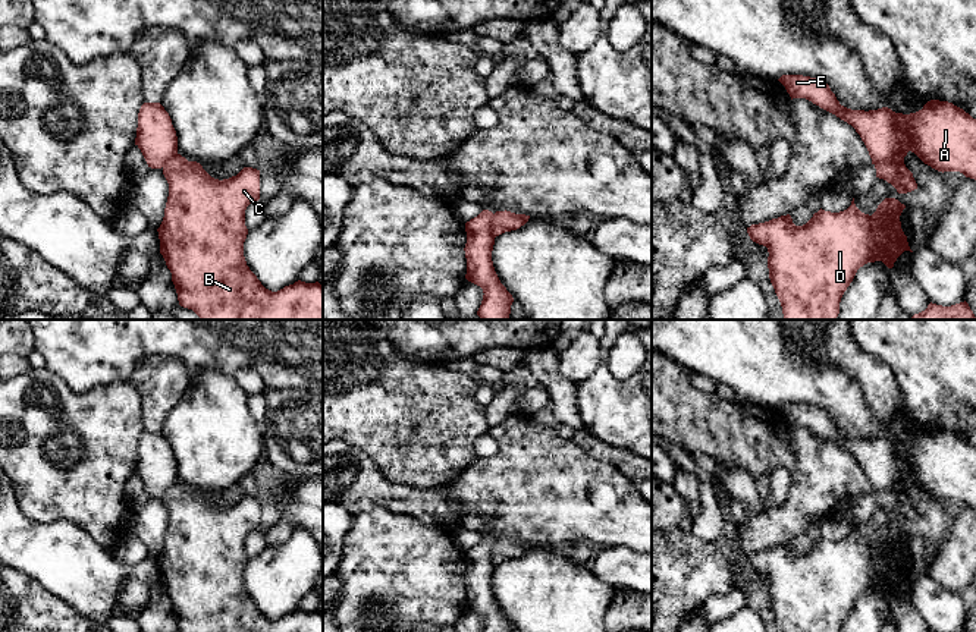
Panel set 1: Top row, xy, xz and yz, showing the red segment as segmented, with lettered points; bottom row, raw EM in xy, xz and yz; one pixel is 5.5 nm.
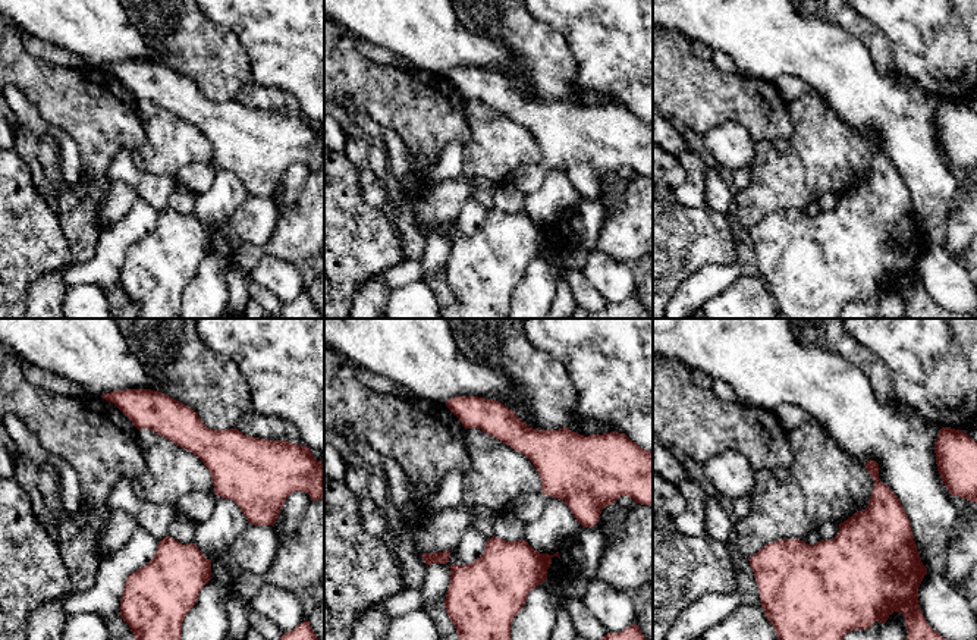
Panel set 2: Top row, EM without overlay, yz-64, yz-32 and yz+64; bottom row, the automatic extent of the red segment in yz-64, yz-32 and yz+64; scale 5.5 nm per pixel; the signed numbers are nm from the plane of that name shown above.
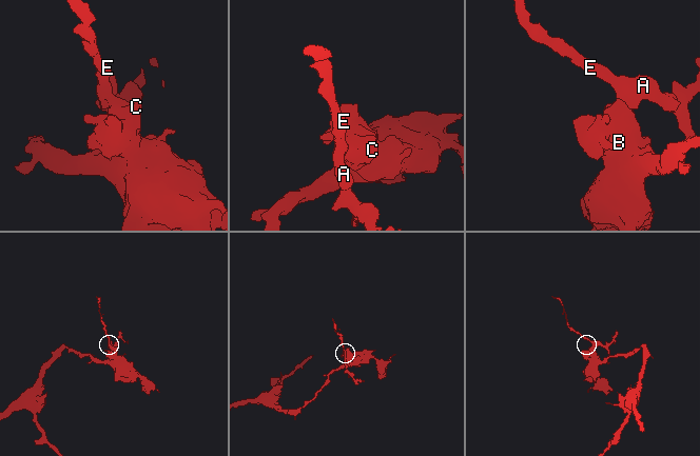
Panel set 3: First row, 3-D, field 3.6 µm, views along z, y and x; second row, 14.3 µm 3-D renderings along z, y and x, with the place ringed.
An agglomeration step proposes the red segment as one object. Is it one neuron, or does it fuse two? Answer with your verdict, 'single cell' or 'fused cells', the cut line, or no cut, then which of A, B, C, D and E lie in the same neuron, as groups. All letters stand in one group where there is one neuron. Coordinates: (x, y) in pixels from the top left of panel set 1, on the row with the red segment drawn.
fused cells | yz (876, 162), (891, 162), (897, 167), (906, 192) | A E / B C D

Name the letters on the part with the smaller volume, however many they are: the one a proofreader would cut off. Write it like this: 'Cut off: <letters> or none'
Cut off: A, E

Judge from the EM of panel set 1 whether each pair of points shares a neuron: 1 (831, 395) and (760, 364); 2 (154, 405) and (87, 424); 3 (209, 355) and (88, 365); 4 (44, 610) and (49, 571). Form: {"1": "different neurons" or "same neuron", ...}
{"1": "same neuron", "2": "different neurons", "3": "same neuron", "4": "different neurons"}

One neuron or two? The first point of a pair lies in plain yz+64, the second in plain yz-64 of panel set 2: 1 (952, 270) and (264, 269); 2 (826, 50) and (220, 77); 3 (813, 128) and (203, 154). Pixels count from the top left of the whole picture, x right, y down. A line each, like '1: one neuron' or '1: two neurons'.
1: one neuron
2: two neurons
3: one neuron

